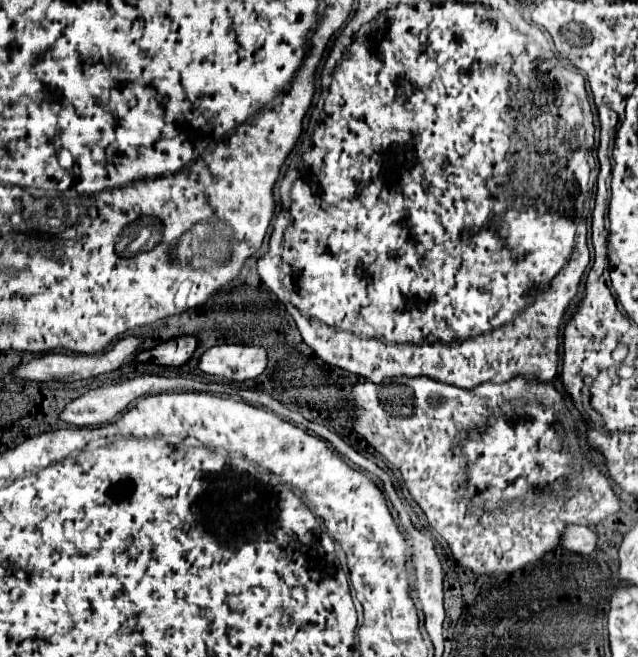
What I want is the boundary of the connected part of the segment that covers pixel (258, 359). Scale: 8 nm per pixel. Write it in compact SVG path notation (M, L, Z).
M216 345L206 349L200 359L200 371L232 381L246 381L258 377L266 369L266 351L250 345Z

